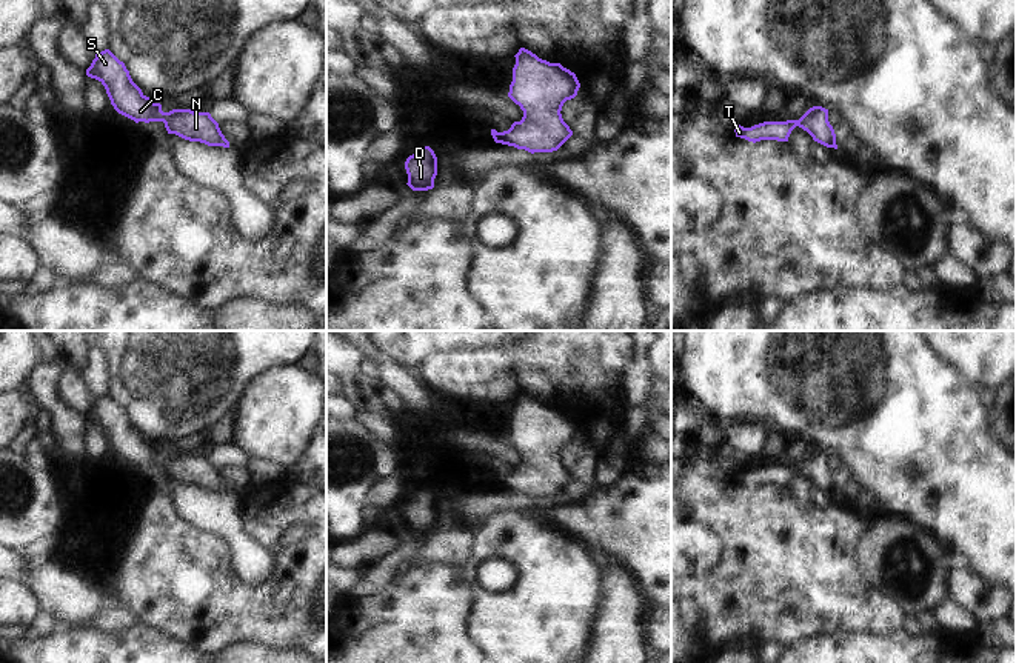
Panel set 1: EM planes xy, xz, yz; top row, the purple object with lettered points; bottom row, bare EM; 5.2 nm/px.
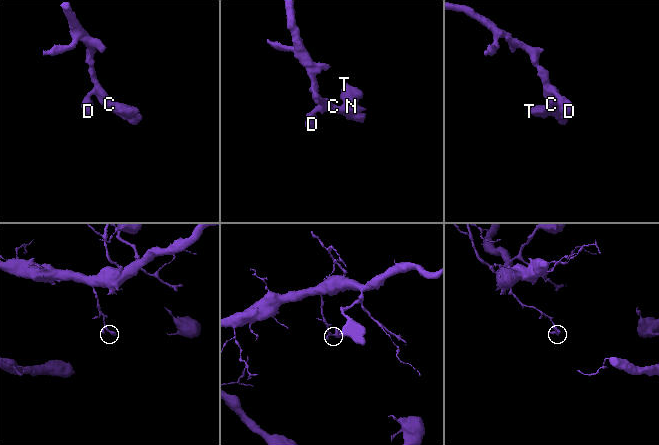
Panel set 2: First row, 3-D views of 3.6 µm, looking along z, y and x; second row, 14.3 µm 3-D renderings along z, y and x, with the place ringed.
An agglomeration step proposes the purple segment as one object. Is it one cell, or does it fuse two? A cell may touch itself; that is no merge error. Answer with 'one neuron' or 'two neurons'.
one neuron

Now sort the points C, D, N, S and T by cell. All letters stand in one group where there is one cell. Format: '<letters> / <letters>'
C D N S T

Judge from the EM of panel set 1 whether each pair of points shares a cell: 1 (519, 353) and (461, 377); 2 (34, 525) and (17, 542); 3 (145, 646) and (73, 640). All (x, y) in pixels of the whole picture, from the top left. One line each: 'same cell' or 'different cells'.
1: same cell
2: same cell
3: same cell

